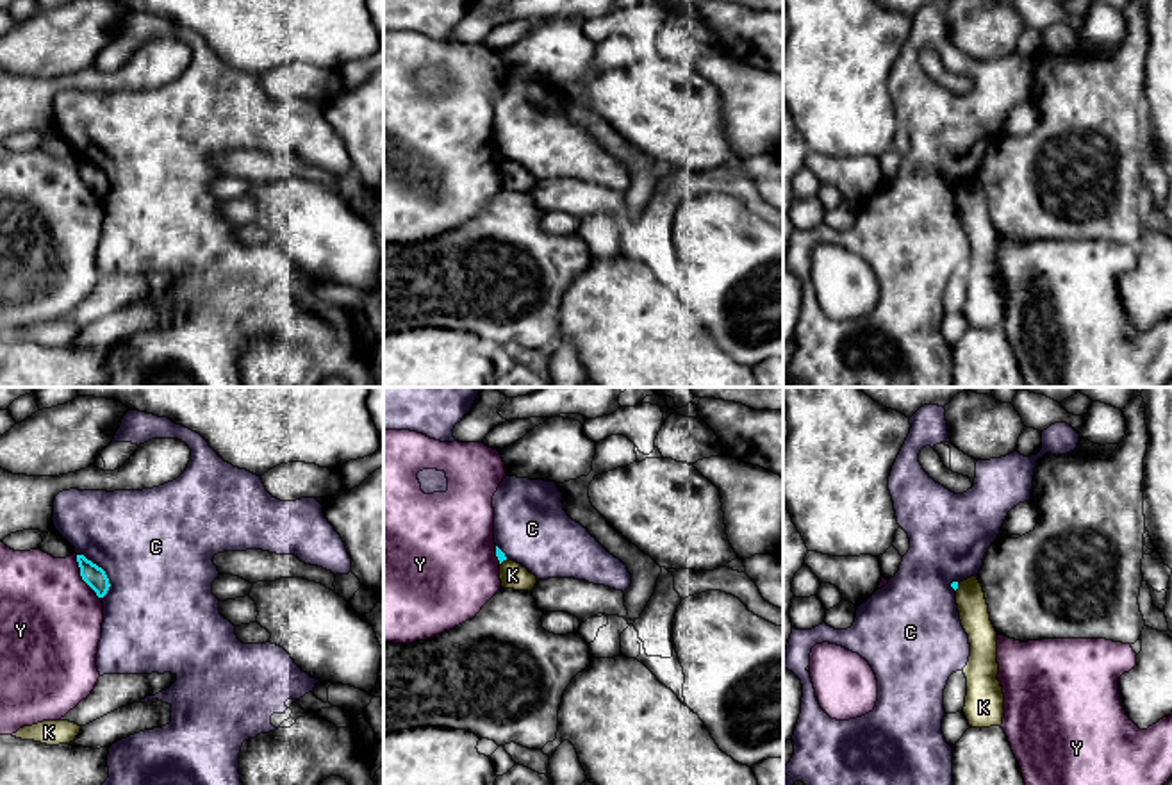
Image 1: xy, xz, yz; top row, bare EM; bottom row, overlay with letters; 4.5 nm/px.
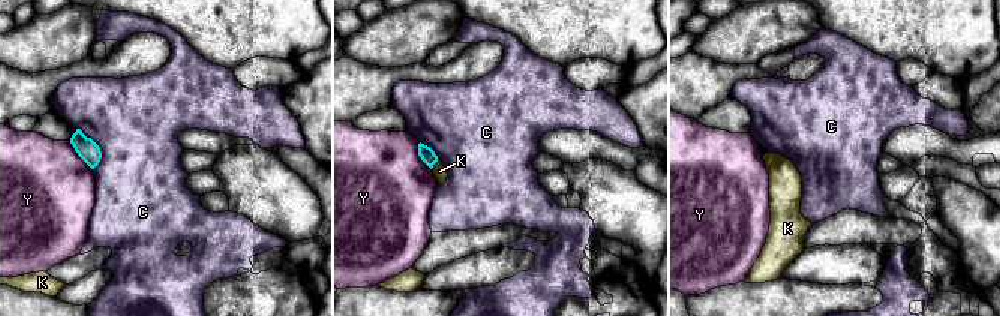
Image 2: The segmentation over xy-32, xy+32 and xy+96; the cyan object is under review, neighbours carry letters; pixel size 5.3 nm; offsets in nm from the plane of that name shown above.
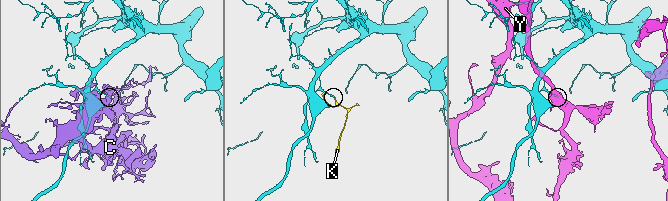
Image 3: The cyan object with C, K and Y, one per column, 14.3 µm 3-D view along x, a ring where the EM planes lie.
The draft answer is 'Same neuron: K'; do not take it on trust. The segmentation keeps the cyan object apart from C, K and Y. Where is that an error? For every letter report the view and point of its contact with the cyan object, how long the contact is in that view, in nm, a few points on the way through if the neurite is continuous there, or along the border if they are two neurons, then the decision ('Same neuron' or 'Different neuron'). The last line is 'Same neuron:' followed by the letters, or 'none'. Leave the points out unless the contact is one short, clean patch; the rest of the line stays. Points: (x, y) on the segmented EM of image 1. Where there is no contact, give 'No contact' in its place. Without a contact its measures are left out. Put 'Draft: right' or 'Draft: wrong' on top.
Draft: wrong
C: Touches cyan at xy (104, 571). Shared border 240 nm. Different neuron
K: Touches cyan at xz (502, 561). Shared border 40 nm. Boundary: xz (505, 559), (500, 564). Different neuron
Y: Touches cyan at xy (81, 575). Shared border 240 nm. Different neuron
Same neuron: none

